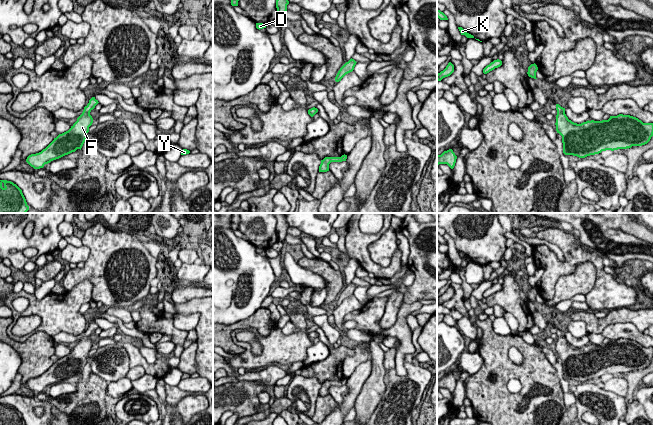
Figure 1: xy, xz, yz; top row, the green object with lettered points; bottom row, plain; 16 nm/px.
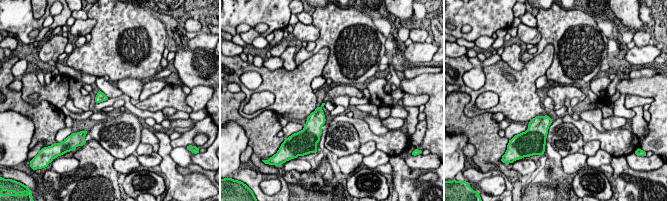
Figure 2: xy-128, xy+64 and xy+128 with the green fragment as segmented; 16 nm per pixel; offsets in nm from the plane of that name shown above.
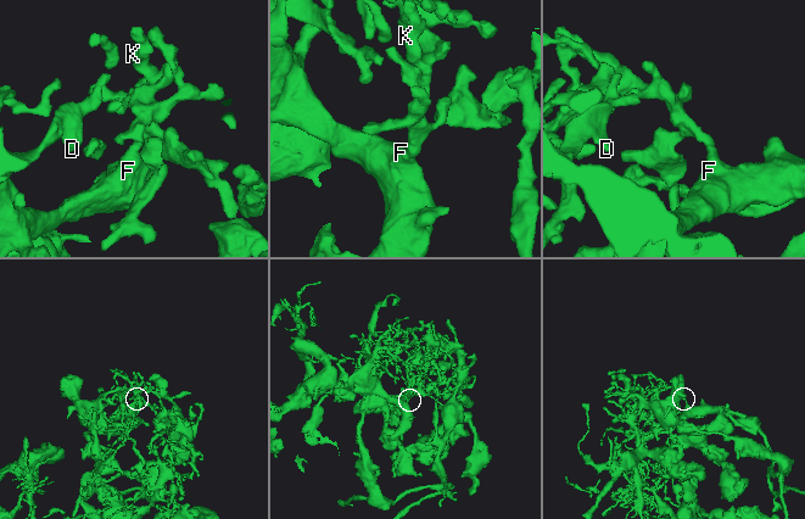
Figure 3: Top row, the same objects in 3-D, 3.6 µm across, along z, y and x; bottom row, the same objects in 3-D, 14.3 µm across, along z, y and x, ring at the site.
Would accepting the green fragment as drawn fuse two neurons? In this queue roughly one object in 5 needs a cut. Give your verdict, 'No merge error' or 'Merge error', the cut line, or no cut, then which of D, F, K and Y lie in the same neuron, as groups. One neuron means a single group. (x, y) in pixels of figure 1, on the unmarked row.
No merge error. No split. Groups: D F K Y

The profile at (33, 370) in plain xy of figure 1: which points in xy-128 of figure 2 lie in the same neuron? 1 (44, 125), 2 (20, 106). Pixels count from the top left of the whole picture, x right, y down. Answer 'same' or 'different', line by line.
1: same
2: same

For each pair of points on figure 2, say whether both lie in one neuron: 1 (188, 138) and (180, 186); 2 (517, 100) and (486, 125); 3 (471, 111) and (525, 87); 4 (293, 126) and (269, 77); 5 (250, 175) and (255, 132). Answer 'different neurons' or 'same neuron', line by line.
1: different neurons
2: different neurons
3: same neuron
4: different neurons
5: different neurons

